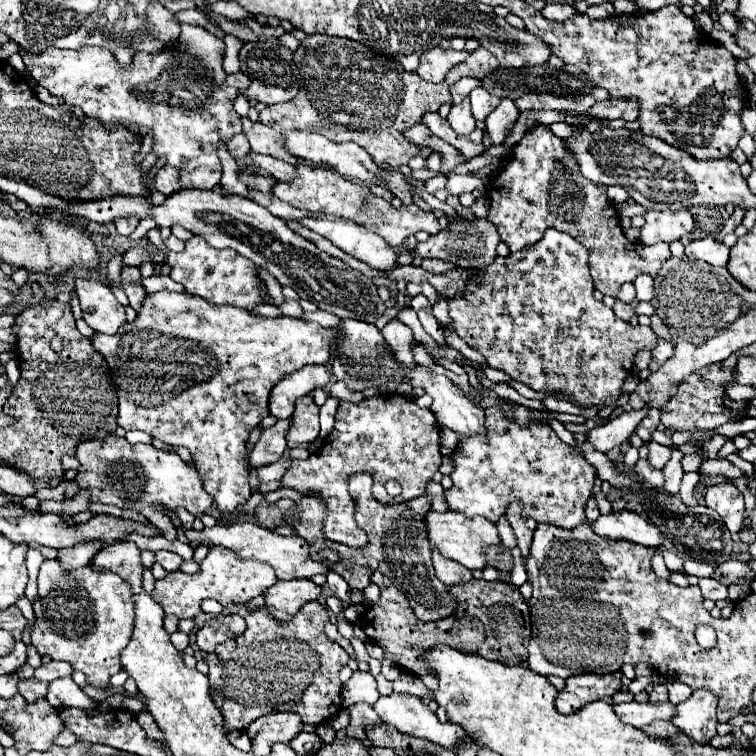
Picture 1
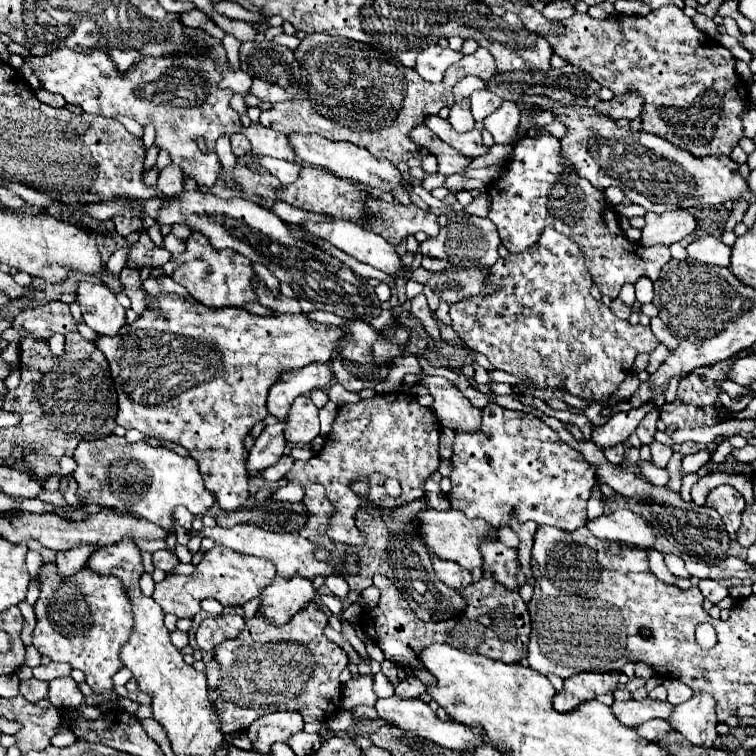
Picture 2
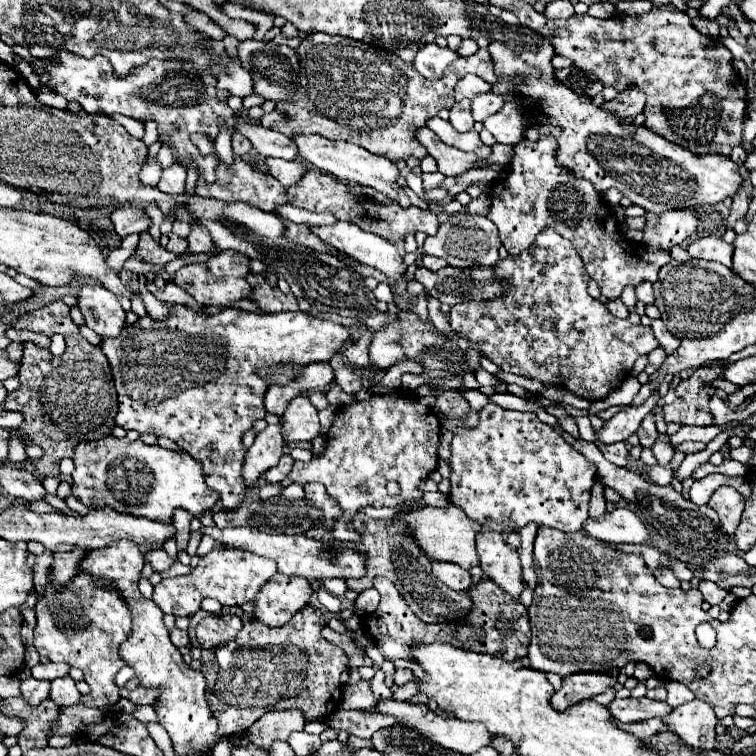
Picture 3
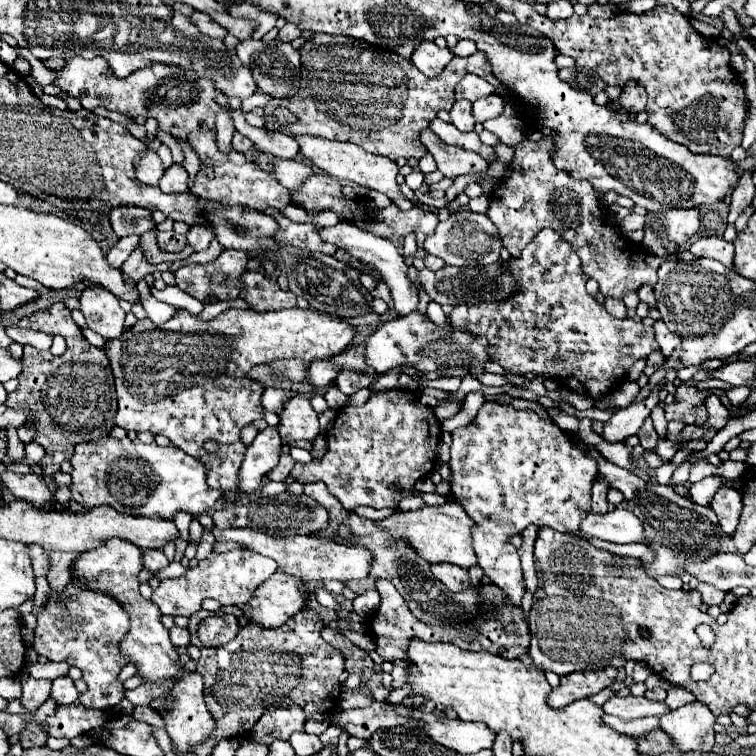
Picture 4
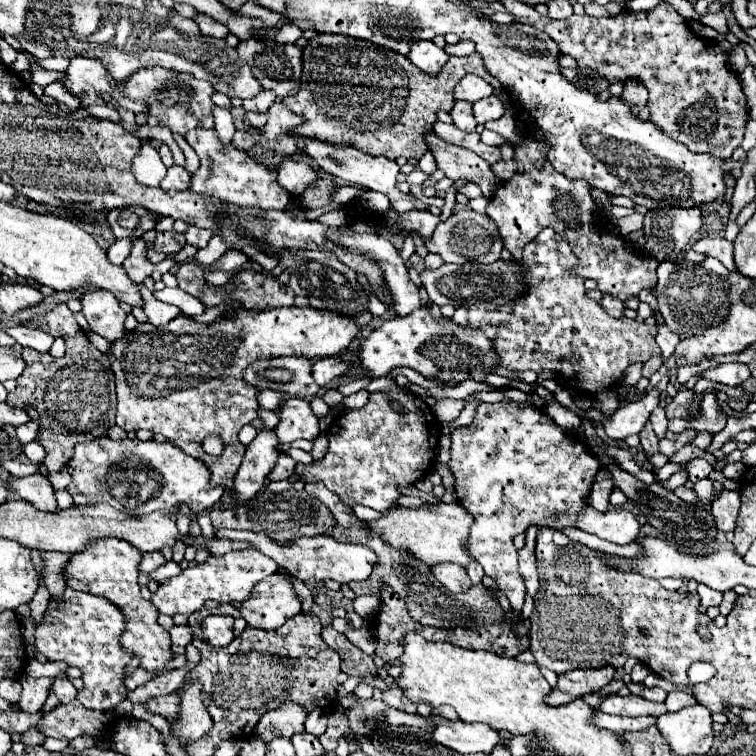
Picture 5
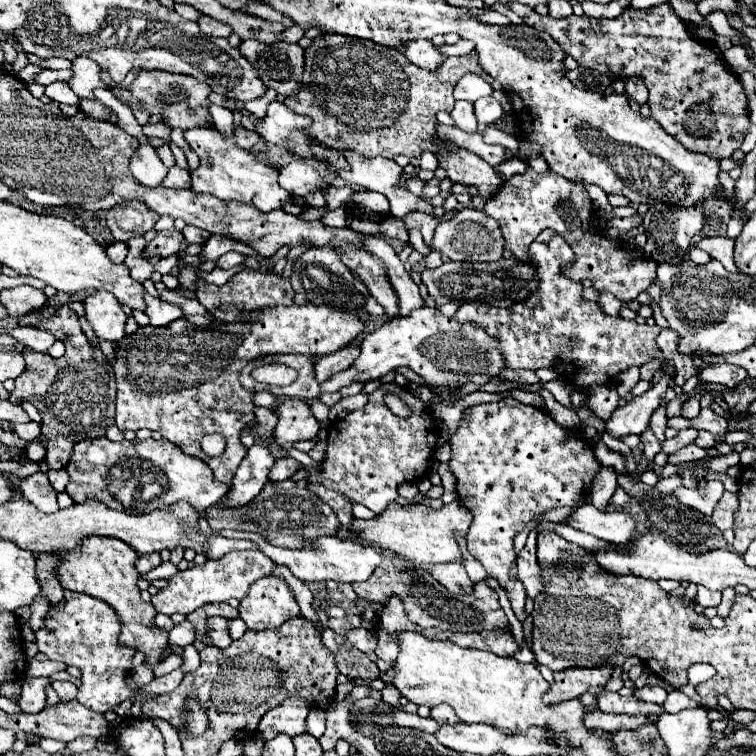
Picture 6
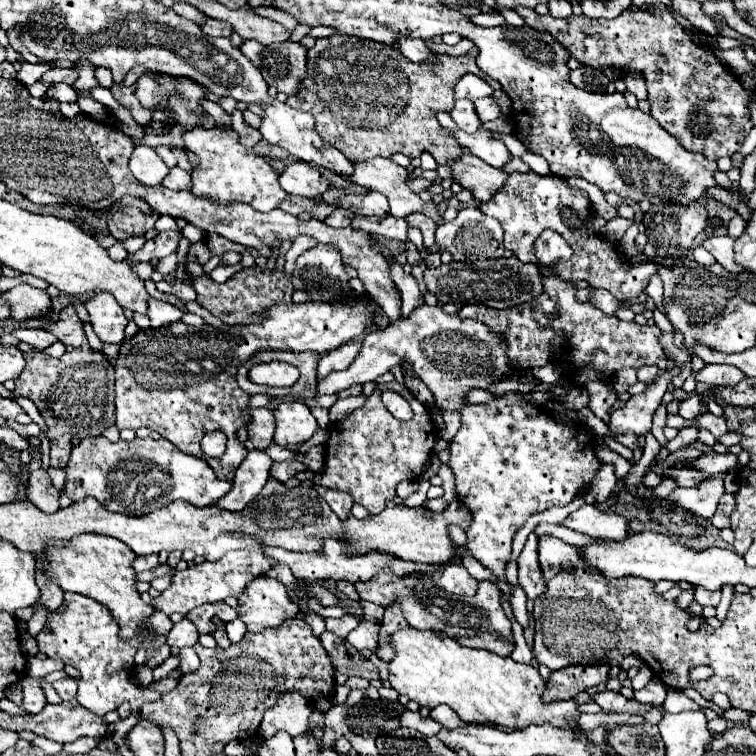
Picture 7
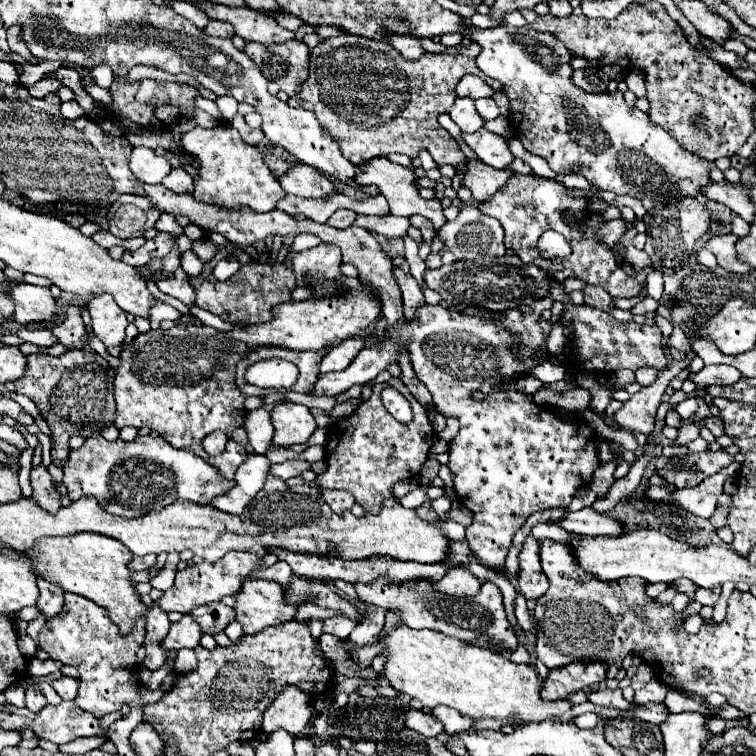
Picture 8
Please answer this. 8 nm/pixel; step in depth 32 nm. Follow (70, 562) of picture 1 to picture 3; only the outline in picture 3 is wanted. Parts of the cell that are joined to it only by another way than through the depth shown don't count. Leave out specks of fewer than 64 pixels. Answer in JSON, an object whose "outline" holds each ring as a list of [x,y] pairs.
{"outline":[[[74,548],[72,552],[56,552],[54,562],[52,562],[52,580],[56,584],[66,584],[74,574],[78,574],[80,564],[88,550],[84,548]]]}

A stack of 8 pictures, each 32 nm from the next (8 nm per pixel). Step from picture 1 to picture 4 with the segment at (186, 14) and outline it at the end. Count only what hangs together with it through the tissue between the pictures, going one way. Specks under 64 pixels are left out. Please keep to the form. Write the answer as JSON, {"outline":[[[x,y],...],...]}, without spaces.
{"outline":[[[194,12],[194,14],[190,16],[190,22],[196,24],[202,34],[212,36],[212,38],[220,38],[220,40],[222,40],[222,38],[228,34],[222,26],[218,26],[218,24],[216,24],[208,14],[204,14],[204,12]]]}

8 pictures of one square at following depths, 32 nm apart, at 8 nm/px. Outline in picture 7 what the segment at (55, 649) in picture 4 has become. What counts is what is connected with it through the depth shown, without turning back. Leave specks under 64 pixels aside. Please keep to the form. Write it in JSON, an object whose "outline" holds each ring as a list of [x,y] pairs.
{"outline":[[[66,592],[62,608],[48,614],[44,630],[40,630],[40,634],[36,636],[40,652],[44,652],[48,658],[58,658],[64,664],[80,670],[76,700],[78,704],[100,716],[116,710],[122,702],[130,702],[134,708],[140,708],[144,702],[152,702],[160,696],[152,690],[130,684],[134,672],[134,654],[138,648],[136,644],[124,644],[118,632],[120,626],[104,604],[80,594]]]}

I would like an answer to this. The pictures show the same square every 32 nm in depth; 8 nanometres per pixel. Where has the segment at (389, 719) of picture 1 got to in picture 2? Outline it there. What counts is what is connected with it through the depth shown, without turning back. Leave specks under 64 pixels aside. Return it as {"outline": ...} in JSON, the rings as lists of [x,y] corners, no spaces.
{"outline":[[[394,694],[390,698],[380,698],[374,708],[380,714],[380,718],[390,722],[392,726],[396,726],[396,728],[400,728],[404,732],[414,732],[416,736],[426,738],[426,740],[442,746],[442,748],[450,748],[450,750],[476,750],[478,746],[484,744],[484,736],[480,736],[480,728],[464,728],[464,724],[456,724],[454,720],[442,722],[430,710],[430,706],[424,704],[418,698],[400,698],[400,696]]]}

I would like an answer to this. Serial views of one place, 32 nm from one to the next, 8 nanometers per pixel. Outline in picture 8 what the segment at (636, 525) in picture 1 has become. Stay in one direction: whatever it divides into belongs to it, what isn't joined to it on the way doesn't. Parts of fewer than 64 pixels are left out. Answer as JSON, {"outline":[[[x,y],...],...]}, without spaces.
{"outline":[[[586,506],[578,512],[570,512],[564,516],[564,520],[560,522],[562,528],[576,532],[576,534],[584,534],[584,536],[612,536],[618,538],[624,534],[624,524],[608,514],[600,514],[594,508]]]}

